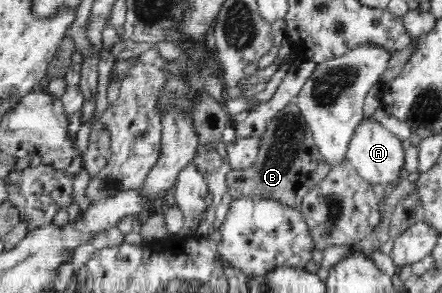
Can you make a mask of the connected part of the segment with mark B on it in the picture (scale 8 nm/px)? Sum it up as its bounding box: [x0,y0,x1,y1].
[226,101,332,208]

